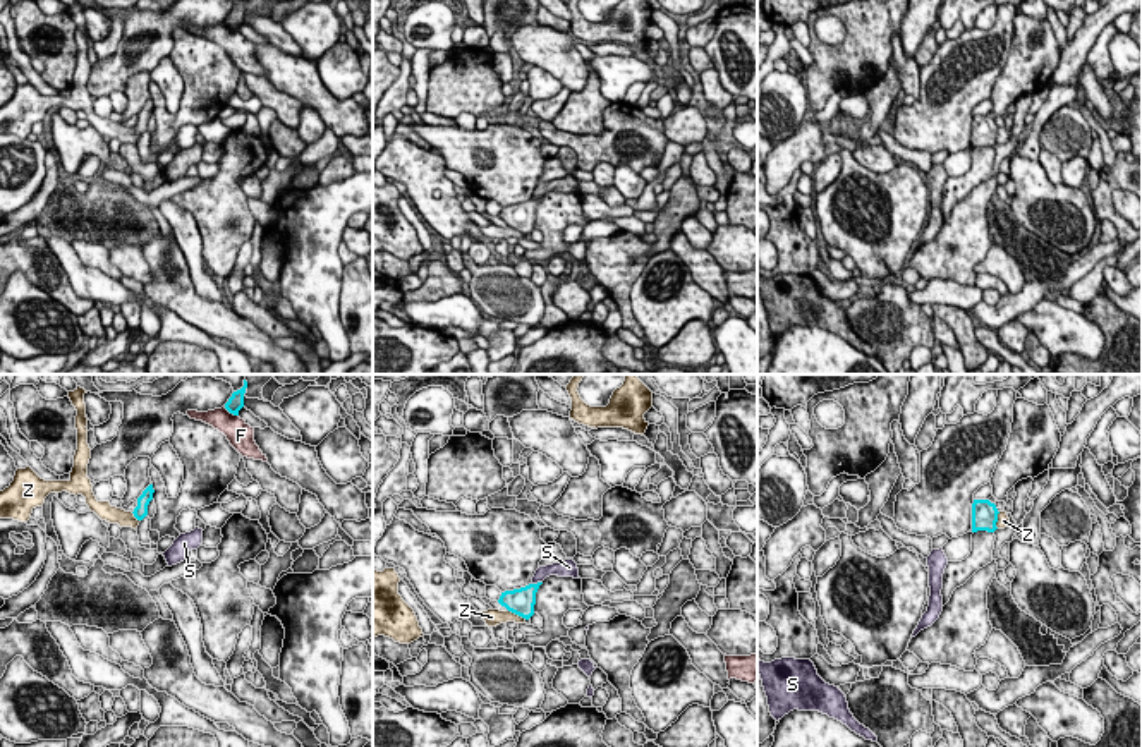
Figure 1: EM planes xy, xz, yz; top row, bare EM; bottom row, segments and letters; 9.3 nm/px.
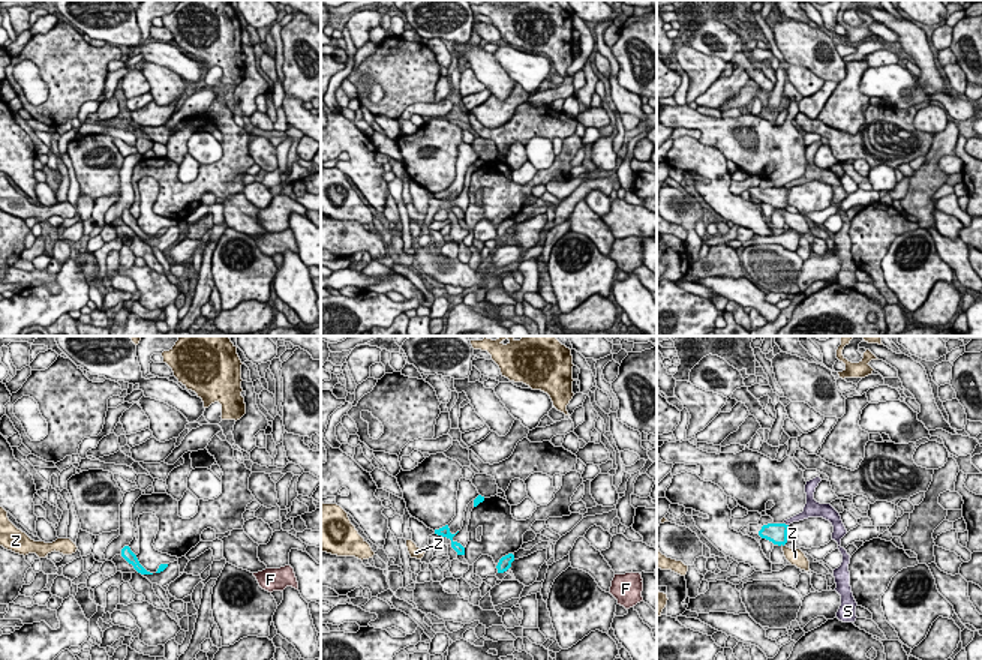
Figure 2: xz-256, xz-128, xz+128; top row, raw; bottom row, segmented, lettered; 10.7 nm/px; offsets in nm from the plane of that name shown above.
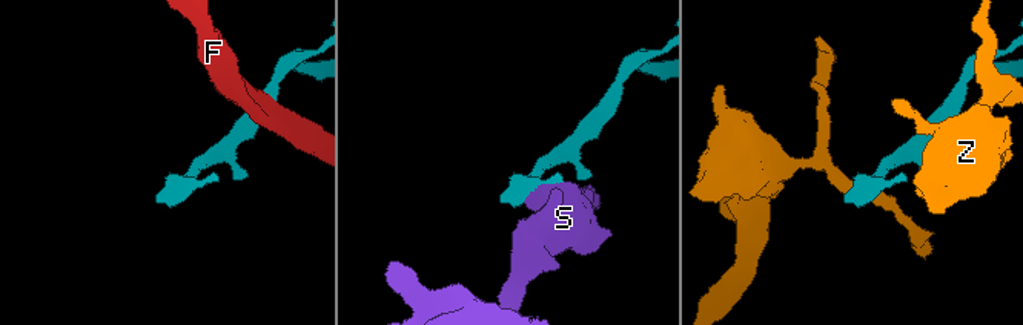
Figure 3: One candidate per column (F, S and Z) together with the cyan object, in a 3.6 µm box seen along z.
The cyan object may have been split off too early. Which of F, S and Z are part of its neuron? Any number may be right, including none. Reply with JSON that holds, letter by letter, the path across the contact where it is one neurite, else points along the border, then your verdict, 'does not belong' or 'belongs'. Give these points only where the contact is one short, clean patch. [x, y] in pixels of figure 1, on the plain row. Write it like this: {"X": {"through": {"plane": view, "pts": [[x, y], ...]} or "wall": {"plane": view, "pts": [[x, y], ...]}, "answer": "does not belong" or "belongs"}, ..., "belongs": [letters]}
{"F": {"wall": {"plane": "xy", "pts": [[224, 23], [237, 31]]}, "answer": "does not belong"}, "S": {"answer": "does not belong"}, "Z": {"wall": {"plane": "xz", "pts": [[509, 225], [526, 234]]}, "answer": "does not belong"}, "belongs": []}

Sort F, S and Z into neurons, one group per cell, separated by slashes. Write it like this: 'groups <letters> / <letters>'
groups F / S / Z

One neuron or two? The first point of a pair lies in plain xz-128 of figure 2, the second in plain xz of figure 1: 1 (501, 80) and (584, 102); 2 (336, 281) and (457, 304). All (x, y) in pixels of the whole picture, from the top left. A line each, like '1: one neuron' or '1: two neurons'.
1: two neurons
2: one neuron

